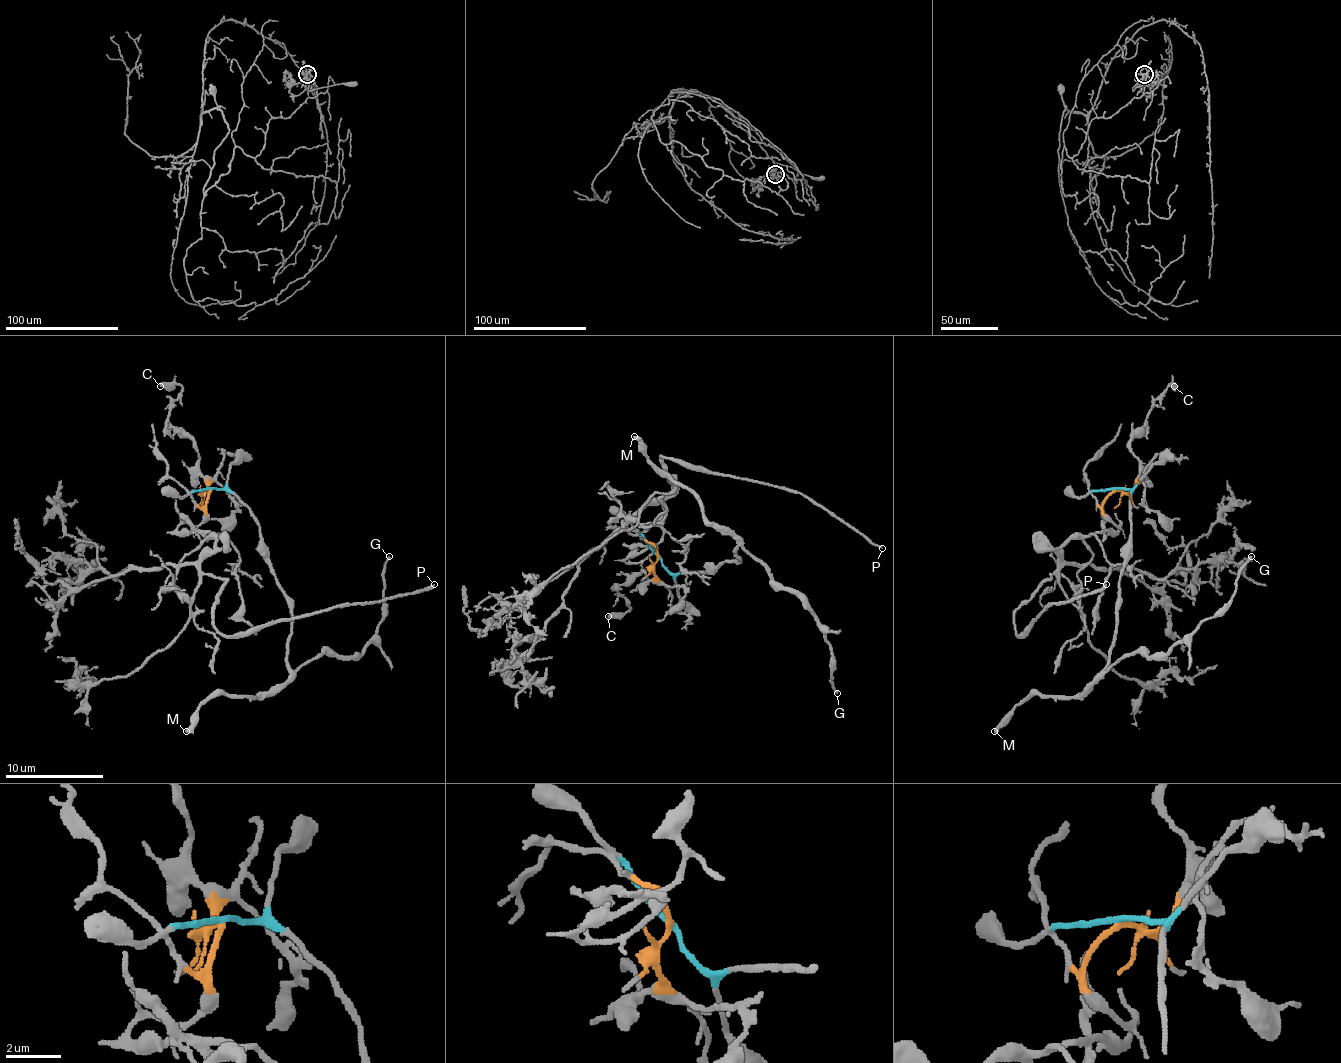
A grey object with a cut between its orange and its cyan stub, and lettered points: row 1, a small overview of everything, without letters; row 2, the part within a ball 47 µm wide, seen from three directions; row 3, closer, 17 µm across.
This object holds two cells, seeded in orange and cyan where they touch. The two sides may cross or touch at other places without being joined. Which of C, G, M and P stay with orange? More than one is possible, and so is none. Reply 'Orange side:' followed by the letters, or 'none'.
Orange side: C, P

